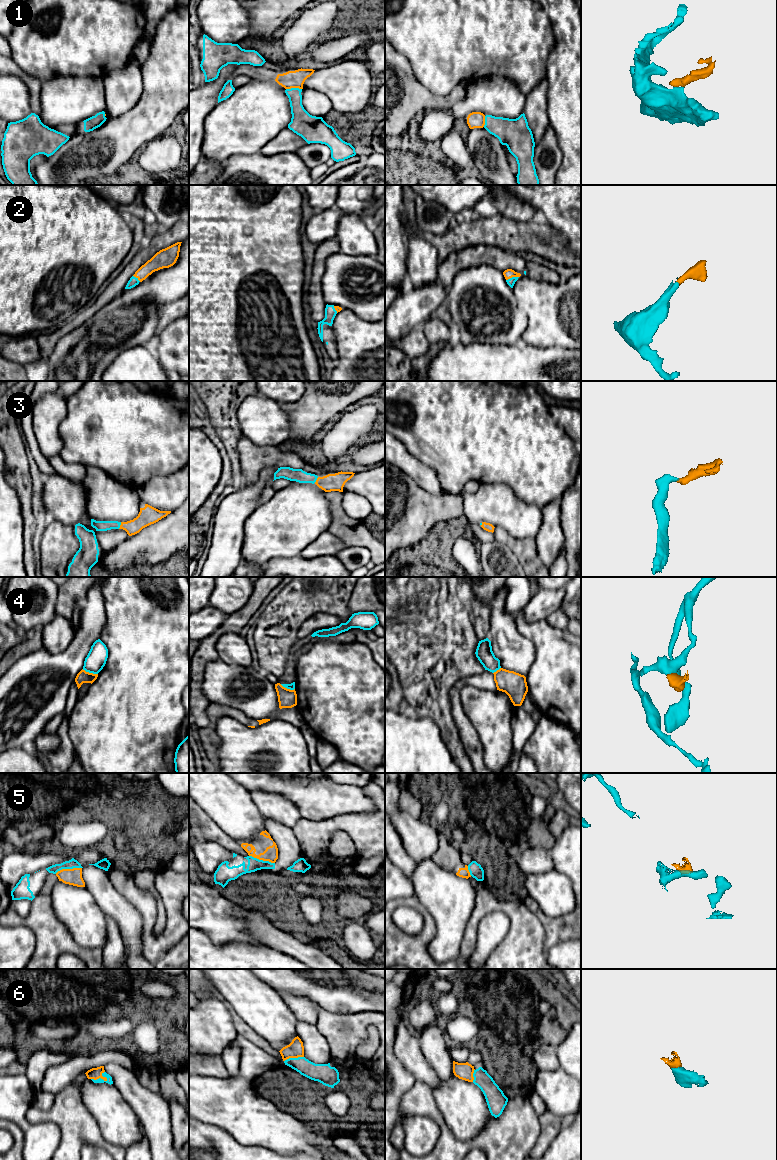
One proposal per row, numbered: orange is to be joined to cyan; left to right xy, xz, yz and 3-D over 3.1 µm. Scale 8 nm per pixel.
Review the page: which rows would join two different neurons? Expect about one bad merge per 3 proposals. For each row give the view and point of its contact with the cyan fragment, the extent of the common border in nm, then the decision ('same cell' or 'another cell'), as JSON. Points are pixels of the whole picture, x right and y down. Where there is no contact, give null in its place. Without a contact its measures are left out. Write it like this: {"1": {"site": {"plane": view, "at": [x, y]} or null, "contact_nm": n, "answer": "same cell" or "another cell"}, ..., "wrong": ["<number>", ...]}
{"1": {"site": {"plane": "xz", "at": [293, 88]}, "contact_nm": 130, "answer": "another cell"}, "2": {"site": {"plane": "yz", "at": [512, 277]}, "contact_nm": 110, "answer": "same cell"}, "3": {"site": {"plane": "xy", "at": [120, 524]}, "contact_nm": 60, "answer": "same cell"}, "4": {"site": {"plane": "xy", "at": [90, 672]}, "contact_nm": 130, "answer": "another cell"}, "5": {"site": {"plane": "xy", "at": [68, 868]}, "contact_nm": 220, "answer": "another cell"}, "6": {"site": {"plane": "xy", "at": [99, 1078]}, "contact_nm": 140, "answer": "same cell"}, "wrong": ["1", "4", "5"]}

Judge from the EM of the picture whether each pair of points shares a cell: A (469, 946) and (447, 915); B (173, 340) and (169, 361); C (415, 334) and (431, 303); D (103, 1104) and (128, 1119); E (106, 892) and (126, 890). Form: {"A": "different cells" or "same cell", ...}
{"A": "different cells", "B": "same cell", "C": "different cells", "D": "same cell", "E": "different cells"}

